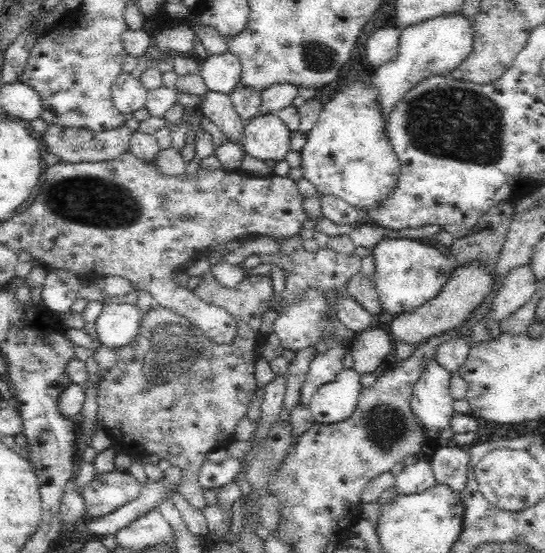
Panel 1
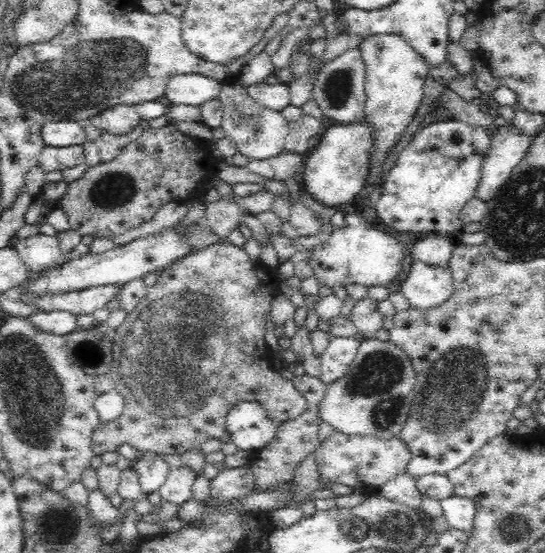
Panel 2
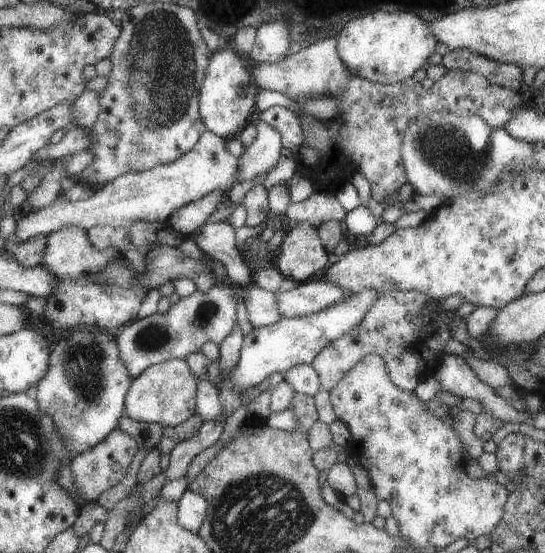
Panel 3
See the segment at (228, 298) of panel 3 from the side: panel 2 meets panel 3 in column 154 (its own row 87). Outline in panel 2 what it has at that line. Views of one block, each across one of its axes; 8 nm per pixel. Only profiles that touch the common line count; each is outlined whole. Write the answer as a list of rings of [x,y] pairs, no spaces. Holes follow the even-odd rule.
[[[360,48],[344,51],[342,55],[330,61],[317,76],[311,91],[311,99],[324,117],[335,124],[352,124],[363,120],[366,103],[365,61],[362,60]]]

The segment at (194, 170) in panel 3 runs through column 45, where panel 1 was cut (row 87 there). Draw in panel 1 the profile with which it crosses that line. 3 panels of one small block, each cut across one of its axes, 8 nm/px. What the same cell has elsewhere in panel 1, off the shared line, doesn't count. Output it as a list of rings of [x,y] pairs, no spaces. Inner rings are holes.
[[[229,52],[209,57],[199,65],[207,91],[230,96],[240,82],[240,61]]]

